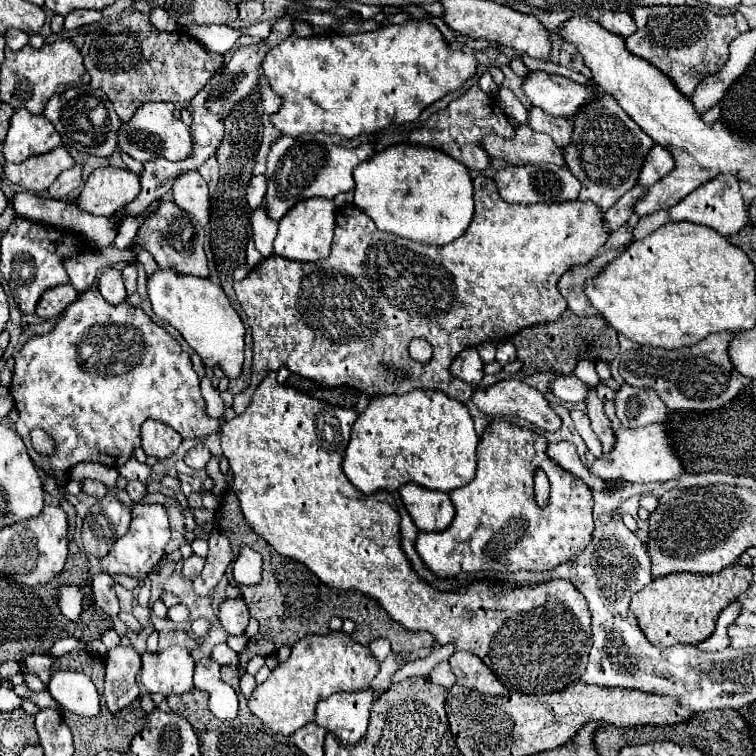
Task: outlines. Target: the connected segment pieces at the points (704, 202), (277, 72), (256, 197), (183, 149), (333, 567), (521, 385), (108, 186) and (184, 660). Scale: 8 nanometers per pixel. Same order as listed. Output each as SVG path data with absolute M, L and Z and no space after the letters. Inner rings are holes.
M717 176L715 180L709 180L703 188L697 188L691 196L685 196L679 204L669 208L671 220L687 220L693 224L709 226L717 230L721 236L731 236L743 230L749 224L749 210L741 198L739 192L739 180L735 176Z
M407 20L401 26L385 26L375 32L351 36L289 36L263 60L265 78L283 100L279 110L271 114L271 124L279 134L295 138L307 132L357 138L391 124L413 122L435 100L459 90L475 74L475 66L477 60L473 54L451 50L439 28L427 20Z
M261 174L261 176L253 176L251 182L249 182L249 188L247 188L247 204L249 208L257 208L263 204L265 200L265 194L267 194L267 176Z
M145 102L141 104L129 122L123 122L117 132L117 148L135 160L147 162L159 156L169 160L183 160L191 156L191 134L189 126L173 116L175 106L171 102Z
M275 372L265 376L247 410L227 422L221 432L221 448L233 474L231 490L237 494L243 516L253 530L281 556L305 564L327 586L369 594L407 630L427 630L435 636L435 642L451 642L457 650L479 656L511 692L549 694L575 682L587 666L591 648L591 618L583 594L569 580L521 588L507 582L471 582L455 594L437 592L419 580L399 548L399 514L393 496L387 490L367 496L341 470L355 418L355 408L333 406L295 388L281 386Z
M513 378L475 392L473 402L485 414L519 416L547 432L557 432L561 428L561 416L549 406L545 396L525 382Z
M97 168L77 198L77 206L93 216L113 216L115 210L129 204L139 194L139 176L123 168Z
M171 646L155 654L145 652L141 660L141 682L149 694L161 692L163 696L169 696L193 690L195 662L187 648Z

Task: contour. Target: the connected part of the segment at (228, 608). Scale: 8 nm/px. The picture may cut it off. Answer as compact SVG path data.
M225 600L219 610L219 622L231 636L243 636L249 624L249 610L245 600Z

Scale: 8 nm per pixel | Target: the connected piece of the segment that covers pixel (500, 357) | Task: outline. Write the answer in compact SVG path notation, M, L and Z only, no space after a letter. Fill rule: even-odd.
M509 340L499 342L496 350L496 360L500 363L500 365L504 366L516 359L517 352L514 344Z

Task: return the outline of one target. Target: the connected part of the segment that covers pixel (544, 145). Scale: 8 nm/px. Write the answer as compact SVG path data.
M521 124L515 128L513 138L501 138L497 134L489 134L481 142L483 150L497 160L505 160L515 166L525 164L559 164L563 166L563 154L555 146L555 142L547 134L533 132L529 126Z

